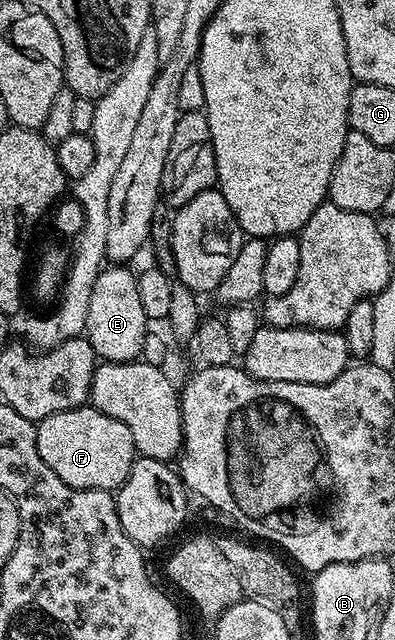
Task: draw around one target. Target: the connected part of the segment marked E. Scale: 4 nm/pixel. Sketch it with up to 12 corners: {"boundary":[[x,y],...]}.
{"boundary":[[102,268],[84,335],[105,362],[138,359],[147,321],[137,276]]}

